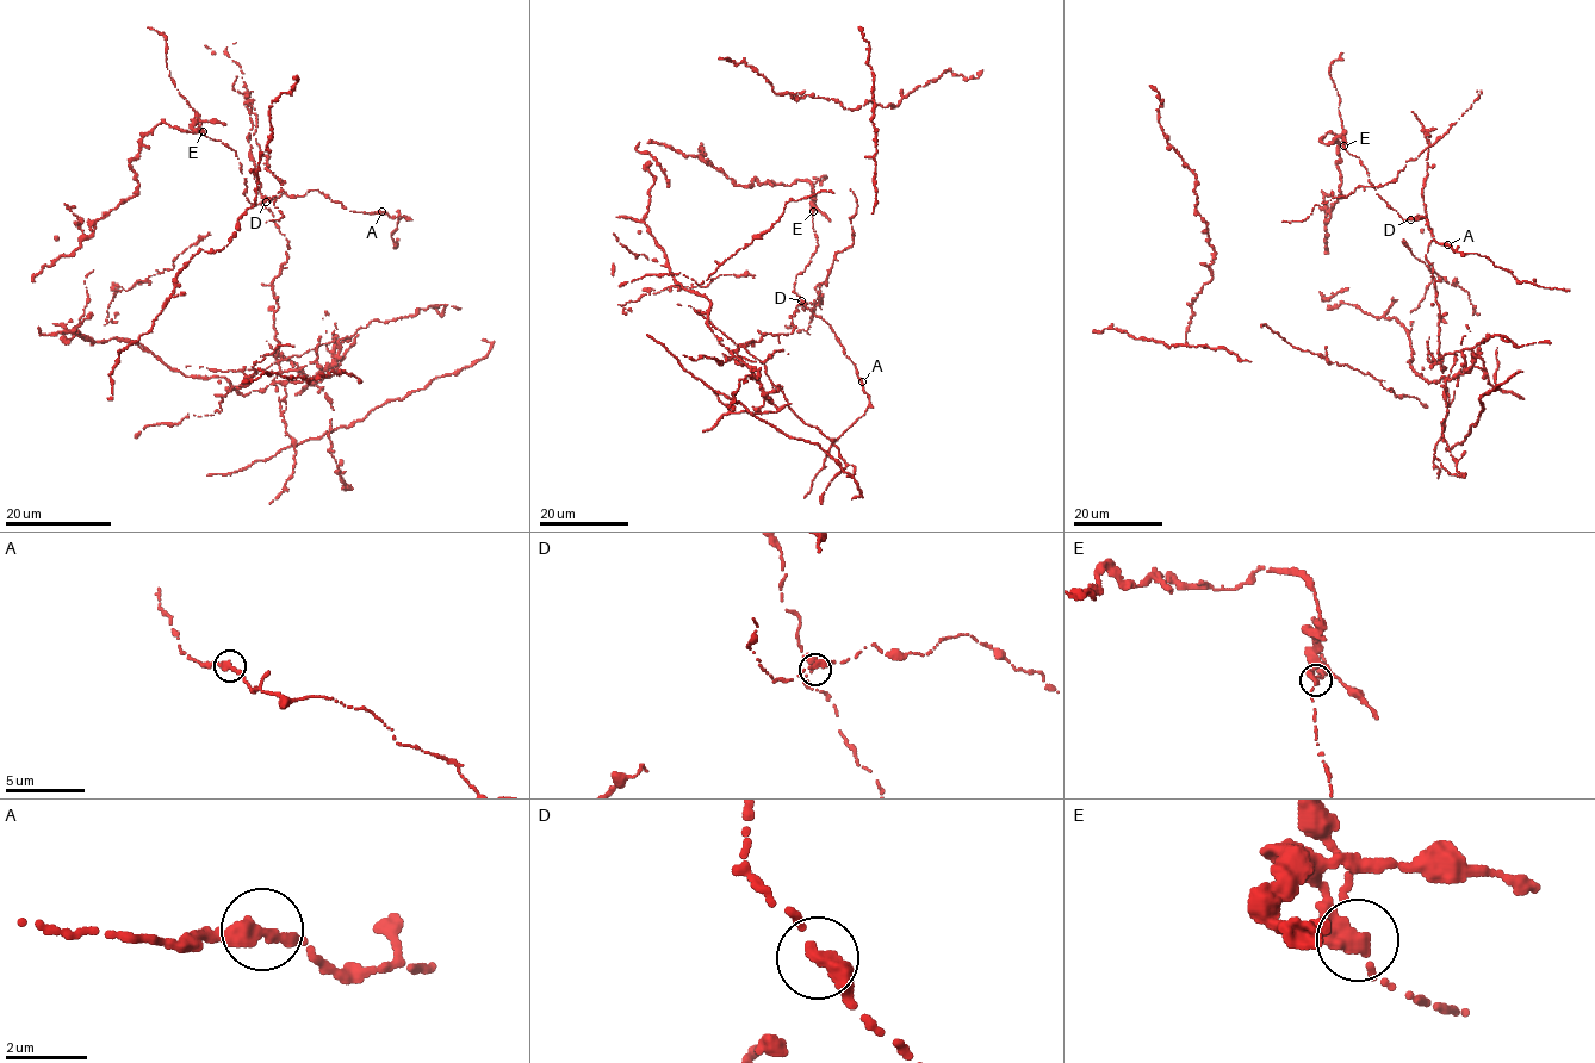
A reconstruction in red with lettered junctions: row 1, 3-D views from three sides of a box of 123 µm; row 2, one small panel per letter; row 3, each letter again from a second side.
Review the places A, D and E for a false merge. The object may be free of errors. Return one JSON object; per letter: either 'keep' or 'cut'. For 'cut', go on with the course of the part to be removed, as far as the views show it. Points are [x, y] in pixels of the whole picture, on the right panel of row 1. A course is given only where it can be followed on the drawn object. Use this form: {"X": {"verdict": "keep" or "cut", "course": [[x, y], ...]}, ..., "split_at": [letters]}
{"A": {"verdict": "keep"}, "D": {"verdict": "keep"}, "E": {"verdict": "cut"}, "split_at": ["E"]}

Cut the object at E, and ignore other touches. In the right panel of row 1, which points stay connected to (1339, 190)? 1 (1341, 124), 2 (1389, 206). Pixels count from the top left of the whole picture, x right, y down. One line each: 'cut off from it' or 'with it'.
1: cut off from it
2: cut off from it

